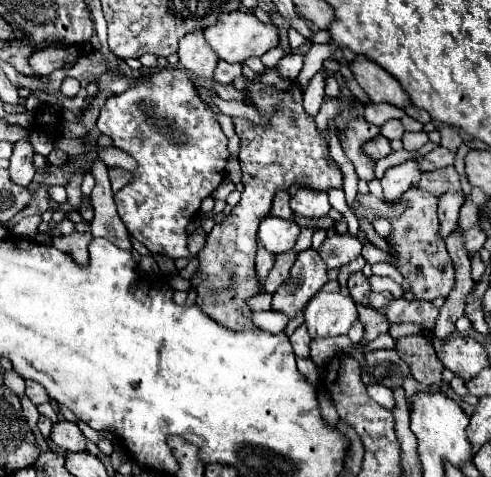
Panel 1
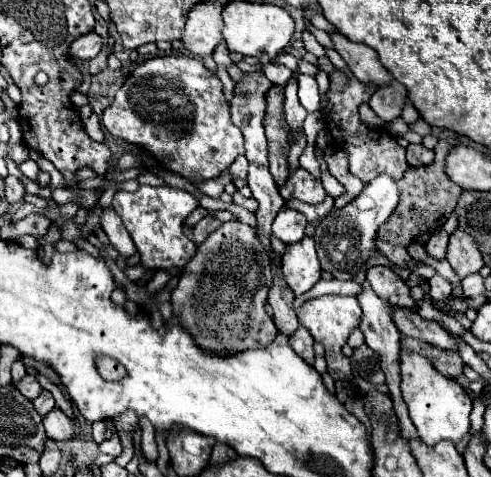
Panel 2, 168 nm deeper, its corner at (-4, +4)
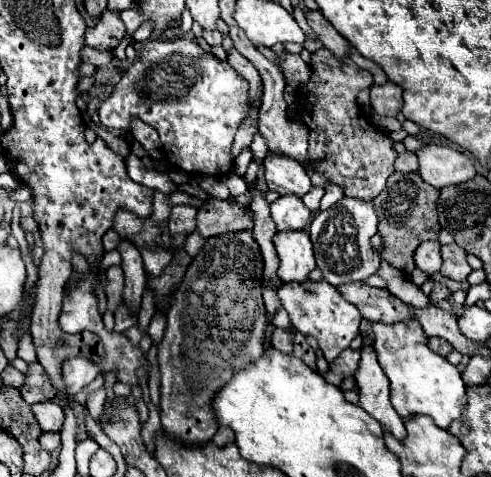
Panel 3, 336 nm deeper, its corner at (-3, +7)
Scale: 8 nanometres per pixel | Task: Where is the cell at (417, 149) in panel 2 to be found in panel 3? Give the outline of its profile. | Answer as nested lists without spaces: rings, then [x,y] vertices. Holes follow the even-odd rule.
[[[404,152],[396,158],[394,168],[398,172],[416,172],[416,154],[414,152]]]

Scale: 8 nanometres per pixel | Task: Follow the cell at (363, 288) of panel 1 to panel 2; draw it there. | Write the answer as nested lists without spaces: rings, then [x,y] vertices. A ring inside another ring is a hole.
[[[369,281],[361,283],[361,293],[357,295],[357,301],[359,301],[361,309],[363,309],[363,317],[361,317],[361,325],[359,327],[361,327],[363,335],[365,335],[365,343],[373,351],[377,351],[377,355],[381,357],[381,369],[383,369],[383,373],[387,377],[387,387],[389,387],[389,395],[393,399],[393,409],[395,409],[395,415],[397,415],[399,425],[401,425],[401,439],[405,439],[407,443],[409,441],[417,441],[419,435],[417,435],[417,429],[413,427],[413,423],[409,419],[405,401],[401,397],[401,387],[399,387],[401,385],[401,373],[399,373],[399,351],[401,351],[399,339],[401,339],[401,333],[399,333],[399,329],[397,329],[397,325],[395,325],[395,321],[391,317],[393,315],[393,307],[387,301],[383,301],[381,297],[377,297],[377,293],[373,291]]]

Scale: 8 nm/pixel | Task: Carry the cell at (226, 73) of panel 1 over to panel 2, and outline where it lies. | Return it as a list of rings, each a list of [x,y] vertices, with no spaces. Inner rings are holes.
[[[225,41],[217,45],[217,49],[215,49],[215,53],[213,53],[213,59],[215,59],[217,65],[223,65],[223,67],[233,65],[233,61],[231,61],[231,57],[229,57],[229,49],[225,47]]]

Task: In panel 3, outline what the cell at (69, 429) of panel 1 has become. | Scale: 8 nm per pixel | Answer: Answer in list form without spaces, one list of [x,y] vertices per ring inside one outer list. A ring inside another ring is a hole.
[[[40,402],[40,404],[32,404],[32,412],[40,424],[40,428],[44,432],[60,432],[62,424],[64,424],[64,410],[60,404],[56,402]]]

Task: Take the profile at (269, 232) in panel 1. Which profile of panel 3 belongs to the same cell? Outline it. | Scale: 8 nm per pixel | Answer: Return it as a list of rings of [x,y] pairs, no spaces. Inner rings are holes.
[[[294,194],[280,196],[276,202],[272,202],[270,212],[278,230],[302,230],[312,216],[312,212],[304,206],[302,198]]]

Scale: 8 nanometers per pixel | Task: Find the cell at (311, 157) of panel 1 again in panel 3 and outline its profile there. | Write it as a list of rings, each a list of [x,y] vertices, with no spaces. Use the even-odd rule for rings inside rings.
[[[248,230],[206,240],[176,288],[166,318],[166,334],[158,344],[162,428],[182,442],[208,442],[218,430],[212,410],[214,396],[238,370],[258,360],[264,352],[262,256]]]

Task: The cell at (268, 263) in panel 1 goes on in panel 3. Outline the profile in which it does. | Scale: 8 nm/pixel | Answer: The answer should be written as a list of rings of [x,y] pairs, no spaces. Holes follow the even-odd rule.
[[[232,48],[230,52],[228,52],[228,64],[240,74],[240,76],[244,76],[246,80],[248,80],[248,84],[250,84],[250,106],[252,106],[252,100],[254,98],[258,98],[260,94],[262,94],[262,80],[260,80],[260,74],[258,74],[258,70],[236,50],[236,48]]]

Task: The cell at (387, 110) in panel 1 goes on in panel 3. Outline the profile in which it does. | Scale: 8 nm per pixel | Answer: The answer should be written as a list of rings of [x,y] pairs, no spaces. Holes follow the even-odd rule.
[[[386,82],[382,86],[370,88],[372,108],[380,116],[396,116],[402,108],[402,88],[398,84]]]

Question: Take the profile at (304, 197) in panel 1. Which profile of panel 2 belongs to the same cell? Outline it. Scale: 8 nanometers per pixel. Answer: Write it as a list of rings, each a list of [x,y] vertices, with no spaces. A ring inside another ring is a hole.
[[[301,167],[297,169],[297,173],[289,175],[285,187],[279,187],[279,193],[285,201],[291,201],[295,197],[295,199],[299,199],[303,203],[311,203],[311,205],[317,205],[327,197],[323,183]]]

